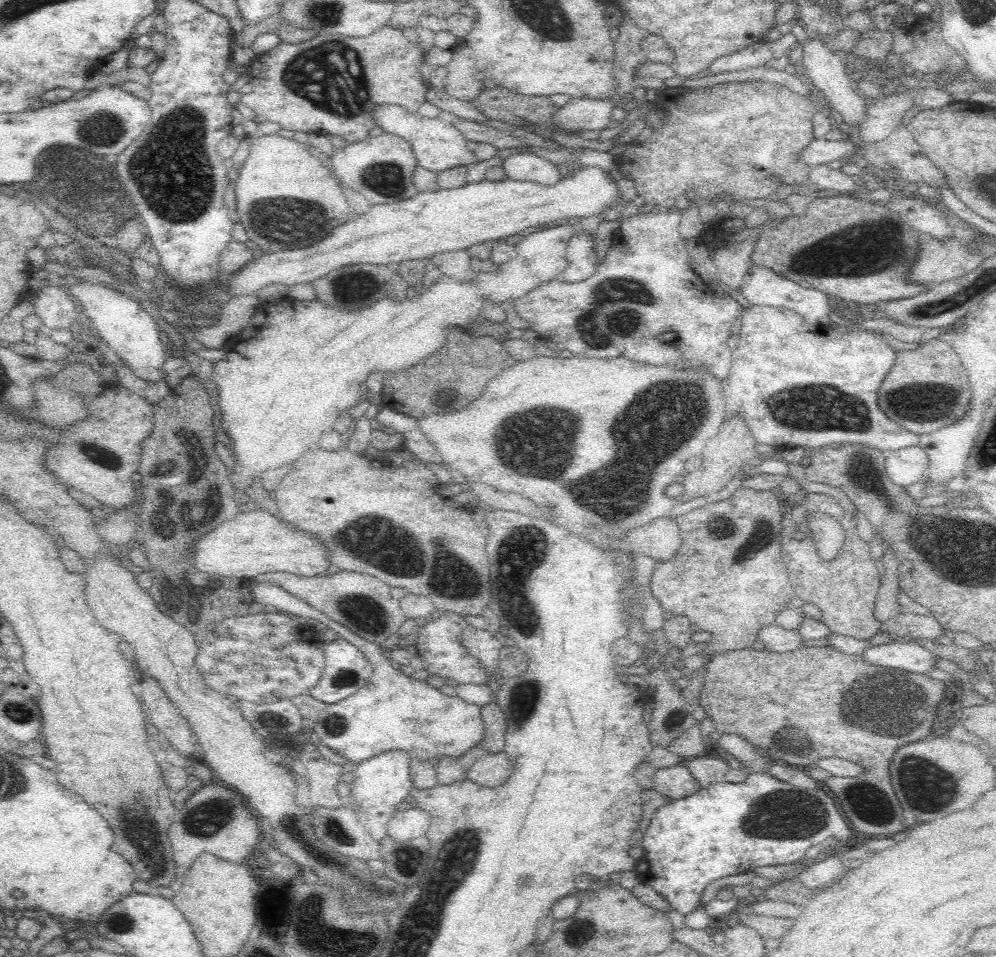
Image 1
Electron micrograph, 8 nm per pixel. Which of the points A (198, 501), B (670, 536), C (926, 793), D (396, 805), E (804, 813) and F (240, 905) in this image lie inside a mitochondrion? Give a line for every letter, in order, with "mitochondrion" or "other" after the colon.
A: mitochondrion
B: other
C: mitochondrion
D: other
E: mitochondrion
F: other

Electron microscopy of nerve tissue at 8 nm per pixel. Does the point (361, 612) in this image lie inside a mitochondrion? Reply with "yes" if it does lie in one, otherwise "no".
yes

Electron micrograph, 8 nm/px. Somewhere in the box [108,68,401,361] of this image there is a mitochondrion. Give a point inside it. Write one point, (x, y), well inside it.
(171, 165)

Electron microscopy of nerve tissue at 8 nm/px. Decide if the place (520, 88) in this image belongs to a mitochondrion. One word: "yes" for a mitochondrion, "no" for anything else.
no

